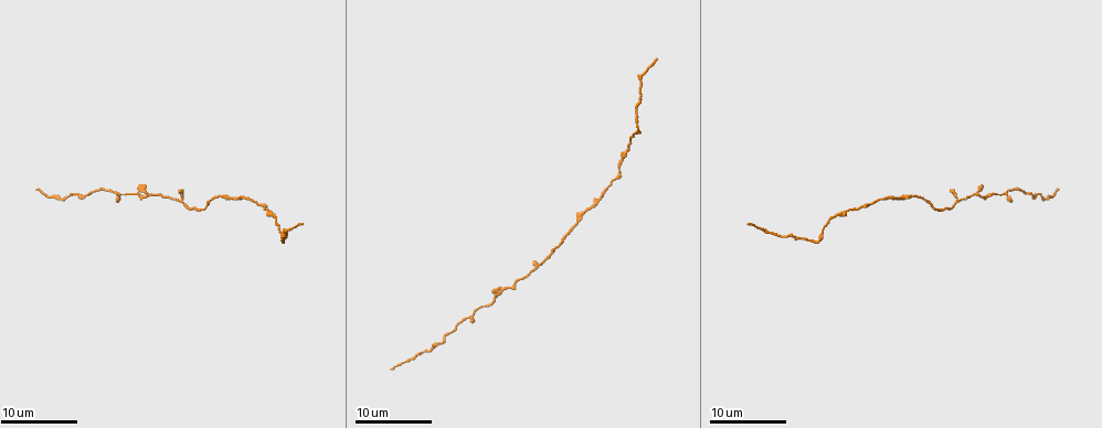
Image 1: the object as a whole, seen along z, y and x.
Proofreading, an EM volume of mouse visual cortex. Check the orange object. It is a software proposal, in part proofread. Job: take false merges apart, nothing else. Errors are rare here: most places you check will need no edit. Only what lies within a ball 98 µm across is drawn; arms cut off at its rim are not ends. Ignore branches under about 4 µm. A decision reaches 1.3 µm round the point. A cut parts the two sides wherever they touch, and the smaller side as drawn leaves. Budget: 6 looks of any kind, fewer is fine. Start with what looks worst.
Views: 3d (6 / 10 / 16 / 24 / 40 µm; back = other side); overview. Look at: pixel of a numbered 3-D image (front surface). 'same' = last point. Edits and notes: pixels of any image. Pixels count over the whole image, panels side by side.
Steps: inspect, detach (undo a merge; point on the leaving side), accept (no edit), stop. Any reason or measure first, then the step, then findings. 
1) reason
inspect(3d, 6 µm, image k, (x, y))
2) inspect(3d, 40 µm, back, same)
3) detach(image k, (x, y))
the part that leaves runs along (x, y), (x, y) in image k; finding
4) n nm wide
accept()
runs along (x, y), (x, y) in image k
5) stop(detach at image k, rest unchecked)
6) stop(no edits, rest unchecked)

thick turns thin
inspect(3d, 10 µm, image 1, (1039, 195))

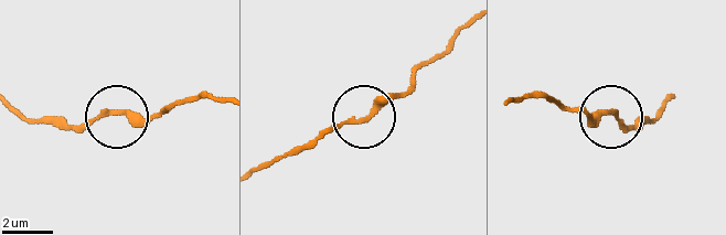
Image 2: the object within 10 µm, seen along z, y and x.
230 nm wide
accept()
runs along (467, 25), (409, 88), (298, 146) in image 2; all the same neuron

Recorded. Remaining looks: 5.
thick turns thin
inspect(3d, 16 µm, image 1, (870, 202))

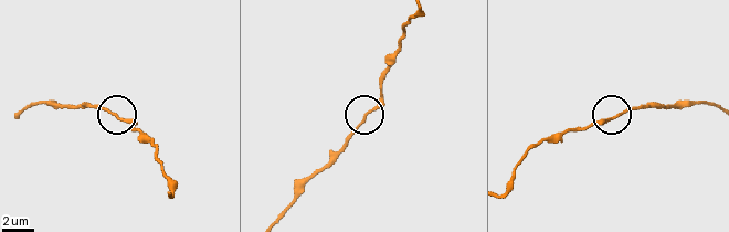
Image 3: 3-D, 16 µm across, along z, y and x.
accept()
runs along (275, 218), (360, 123), (379, 99), (382, 85) in image 3; all the same neuron

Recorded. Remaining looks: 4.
two arms at a narrow angle
inspect(3d, 6 µm, image 1, (164, 194))

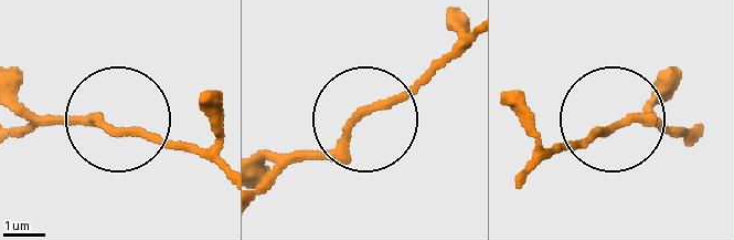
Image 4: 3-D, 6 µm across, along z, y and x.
3 arms
accept()
runs along (461, 37), (264, 192) in image 4; one neuron here

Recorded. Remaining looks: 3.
stop(no edits, rest unchecked)

